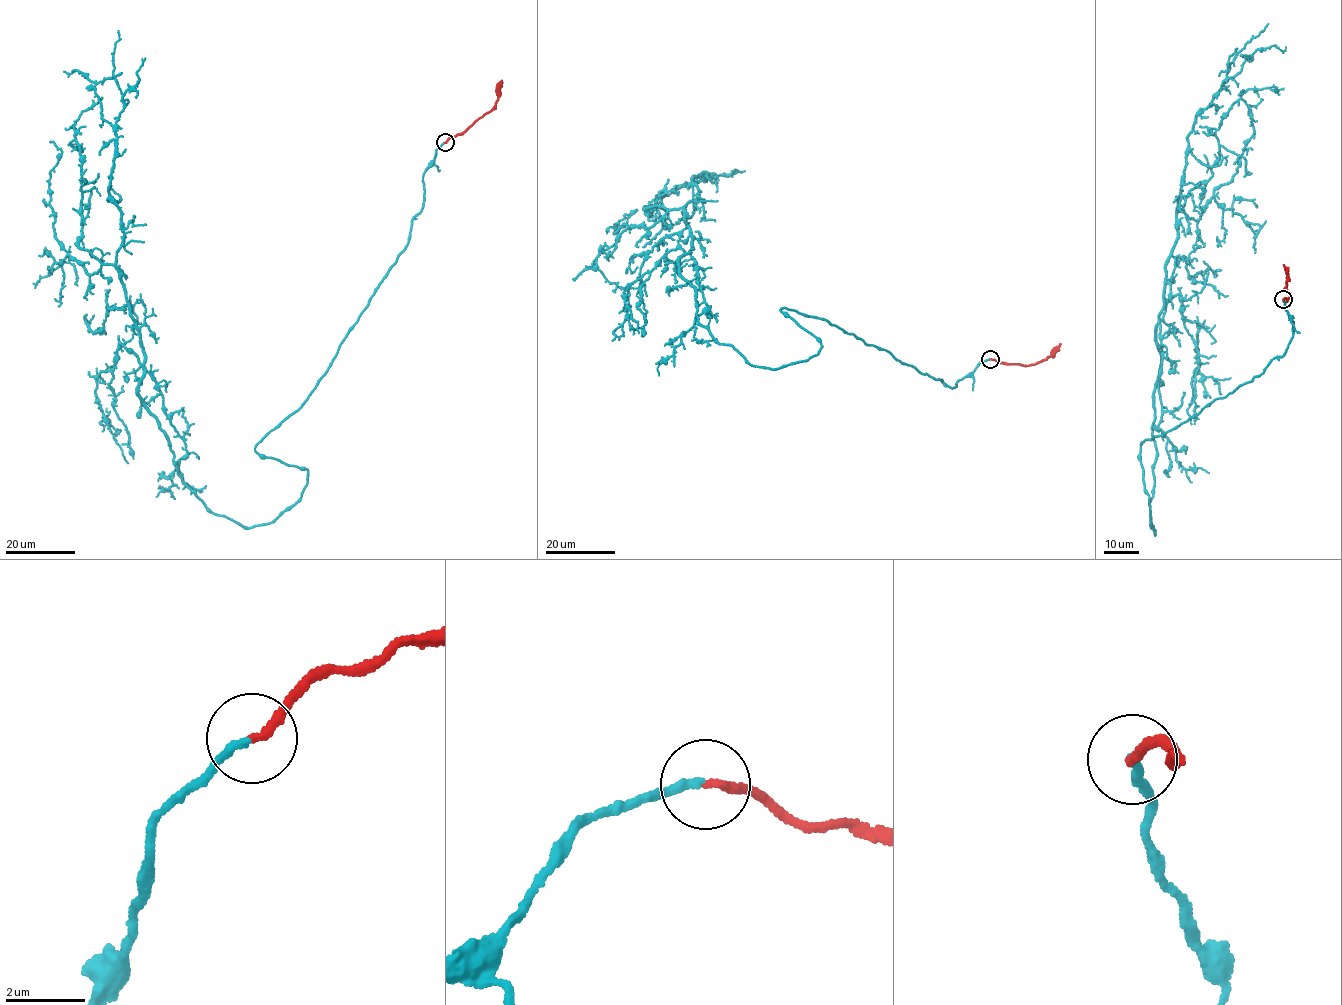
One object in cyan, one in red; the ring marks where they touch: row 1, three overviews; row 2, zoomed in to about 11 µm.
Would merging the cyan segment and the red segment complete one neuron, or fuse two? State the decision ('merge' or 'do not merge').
merge

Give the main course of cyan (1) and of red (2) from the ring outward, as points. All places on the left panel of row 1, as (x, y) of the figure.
1: (444, 142), (255, 450), (301, 498), (248, 528), (138, 393), (115, 132), (63, 71)
2: (444, 142), (463, 133), (495, 106), (501, 80)

